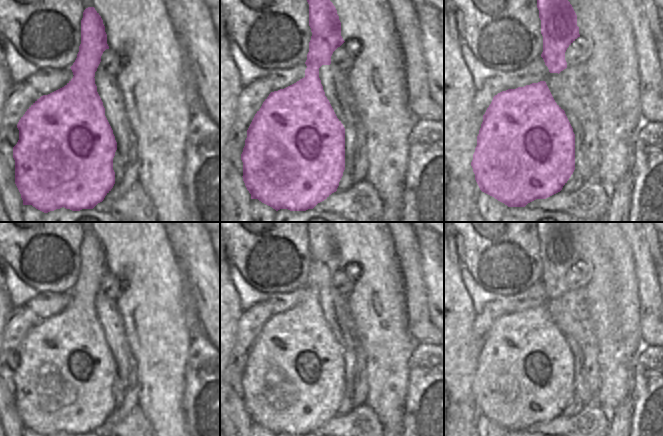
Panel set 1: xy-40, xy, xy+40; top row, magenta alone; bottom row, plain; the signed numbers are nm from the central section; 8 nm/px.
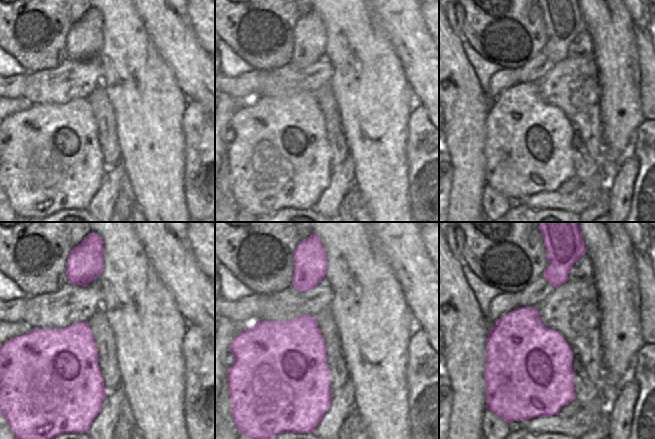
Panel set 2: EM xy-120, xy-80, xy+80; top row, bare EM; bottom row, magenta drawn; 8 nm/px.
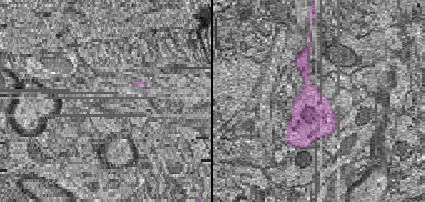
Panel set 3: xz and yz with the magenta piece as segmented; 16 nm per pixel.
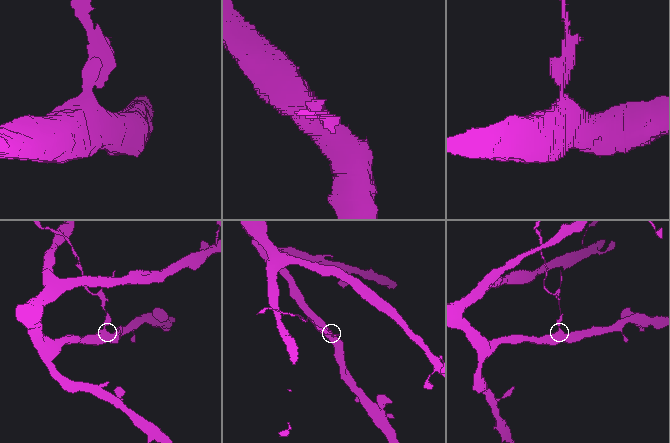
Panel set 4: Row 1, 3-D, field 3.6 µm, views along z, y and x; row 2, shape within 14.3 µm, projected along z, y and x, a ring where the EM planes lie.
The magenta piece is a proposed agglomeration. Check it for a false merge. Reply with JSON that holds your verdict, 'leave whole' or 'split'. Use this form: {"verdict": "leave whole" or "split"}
{"verdict": "split"}

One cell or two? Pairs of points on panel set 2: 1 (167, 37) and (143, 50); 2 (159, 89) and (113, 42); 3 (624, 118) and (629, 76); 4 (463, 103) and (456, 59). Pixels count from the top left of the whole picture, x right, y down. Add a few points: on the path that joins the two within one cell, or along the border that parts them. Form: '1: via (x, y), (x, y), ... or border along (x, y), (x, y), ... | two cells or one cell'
1: border along (143, 25), (153, 45), (167, 64) | two cells
2: border along (130, 27), (118, 28), (123, 47), (103, 56) | two cells
3: via (626, 108), (626, 86) | one cell
4: via (462, 92), (462, 86), (456, 78), (456, 70) | one cell

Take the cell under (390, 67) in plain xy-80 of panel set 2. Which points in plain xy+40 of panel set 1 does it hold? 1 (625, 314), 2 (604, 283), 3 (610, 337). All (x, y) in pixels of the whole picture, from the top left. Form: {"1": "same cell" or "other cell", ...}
{"1": "other cell", "2": "same cell", "3": "same cell"}

